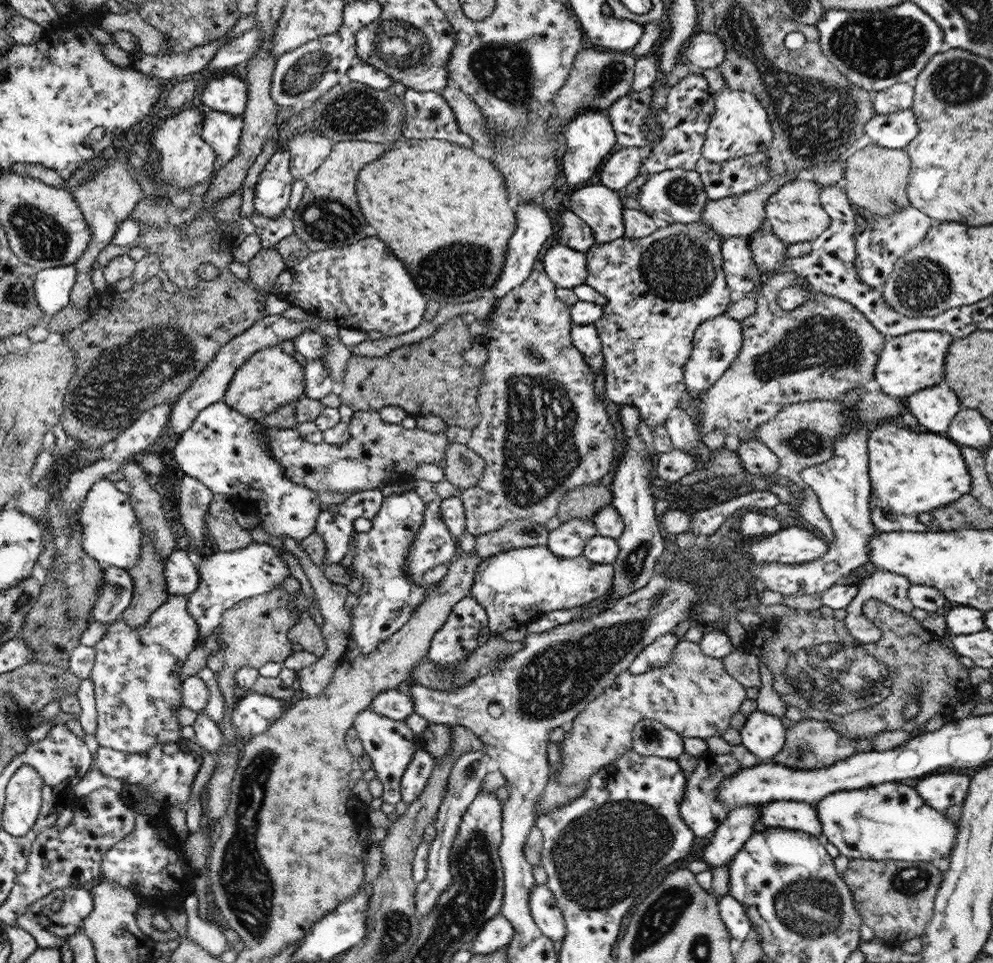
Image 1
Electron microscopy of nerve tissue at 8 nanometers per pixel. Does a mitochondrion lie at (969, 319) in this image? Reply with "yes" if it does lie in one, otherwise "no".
no

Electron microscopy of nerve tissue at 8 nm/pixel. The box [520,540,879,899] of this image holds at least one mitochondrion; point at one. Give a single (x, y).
(806, 747)

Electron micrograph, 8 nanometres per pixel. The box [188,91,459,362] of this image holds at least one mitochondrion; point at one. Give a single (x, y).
(329, 220)

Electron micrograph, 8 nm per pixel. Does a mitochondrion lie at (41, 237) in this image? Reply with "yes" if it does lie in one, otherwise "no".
yes

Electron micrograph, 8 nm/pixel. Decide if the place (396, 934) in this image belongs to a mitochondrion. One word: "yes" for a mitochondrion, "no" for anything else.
yes

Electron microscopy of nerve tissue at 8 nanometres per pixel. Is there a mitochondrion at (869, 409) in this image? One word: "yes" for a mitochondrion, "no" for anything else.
yes

